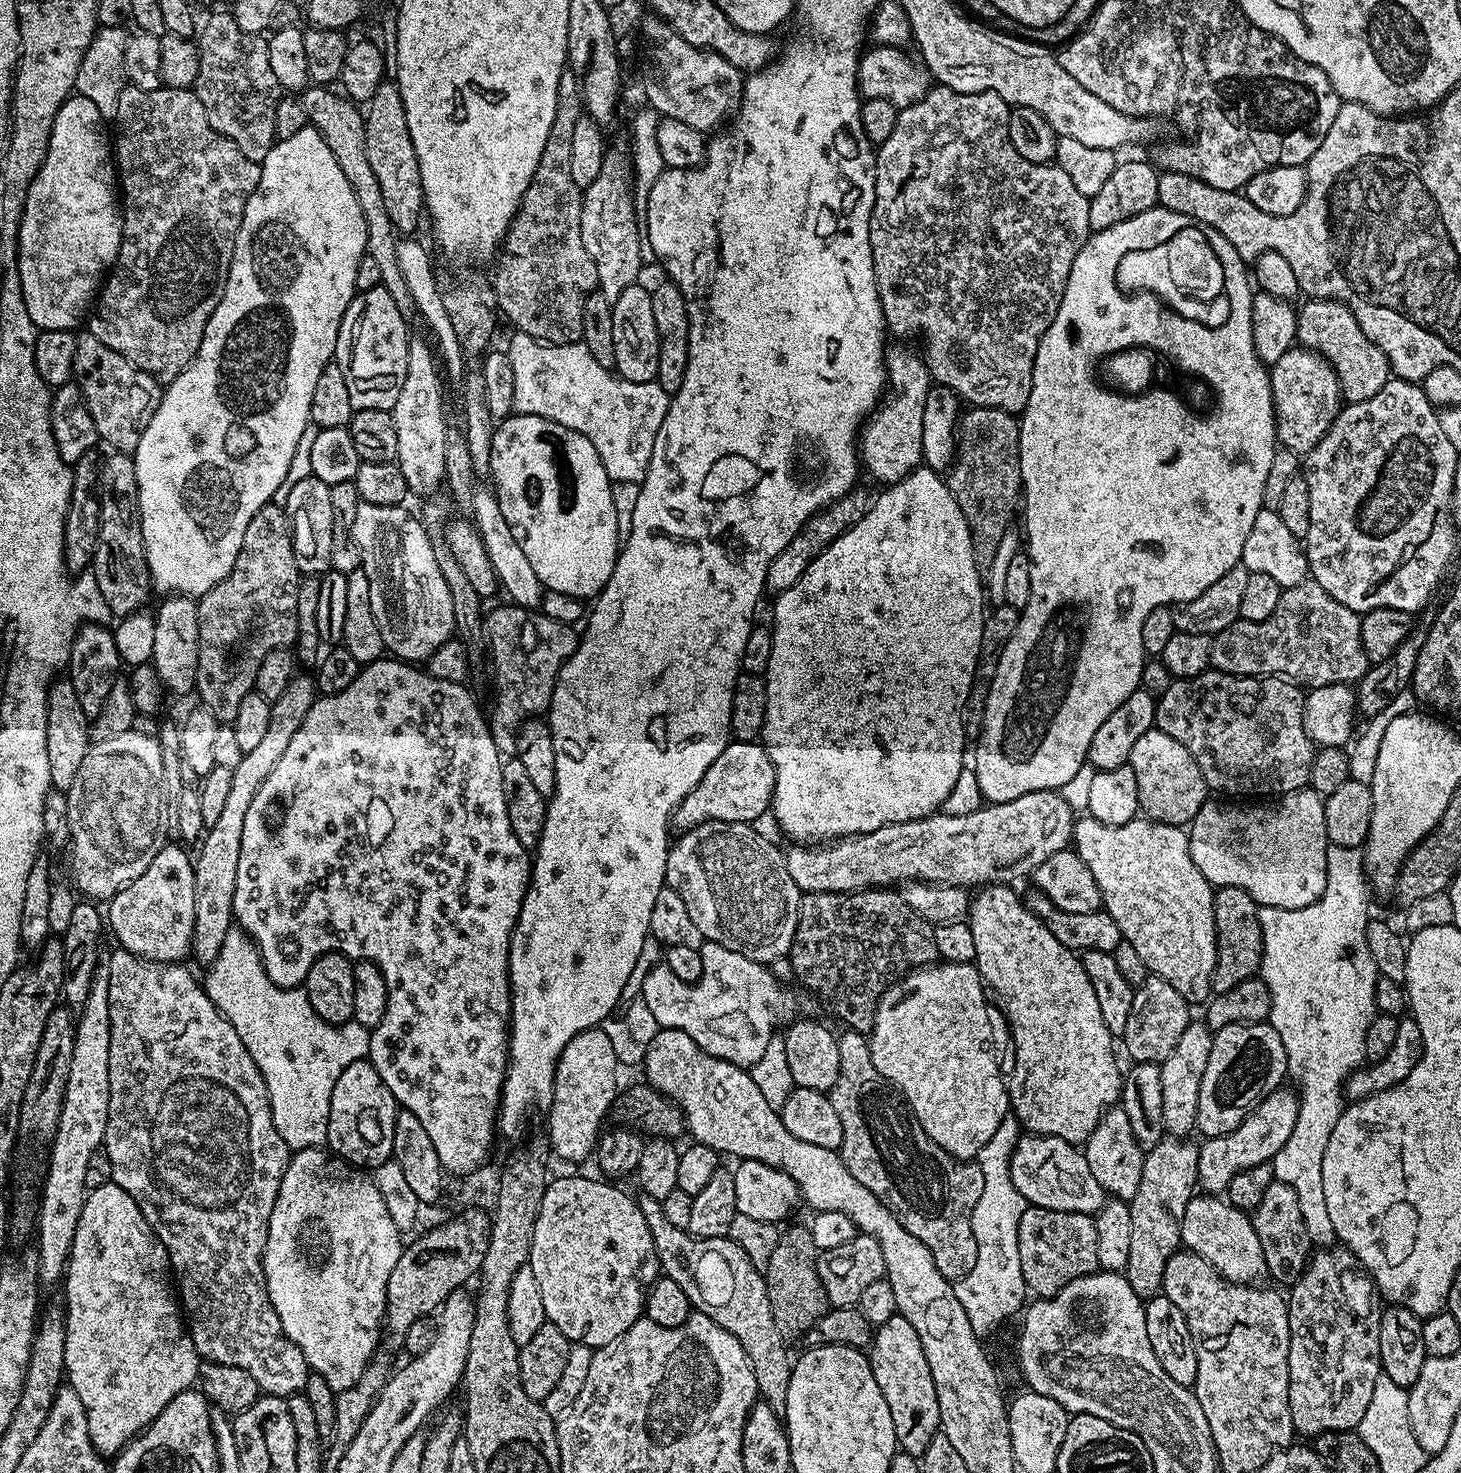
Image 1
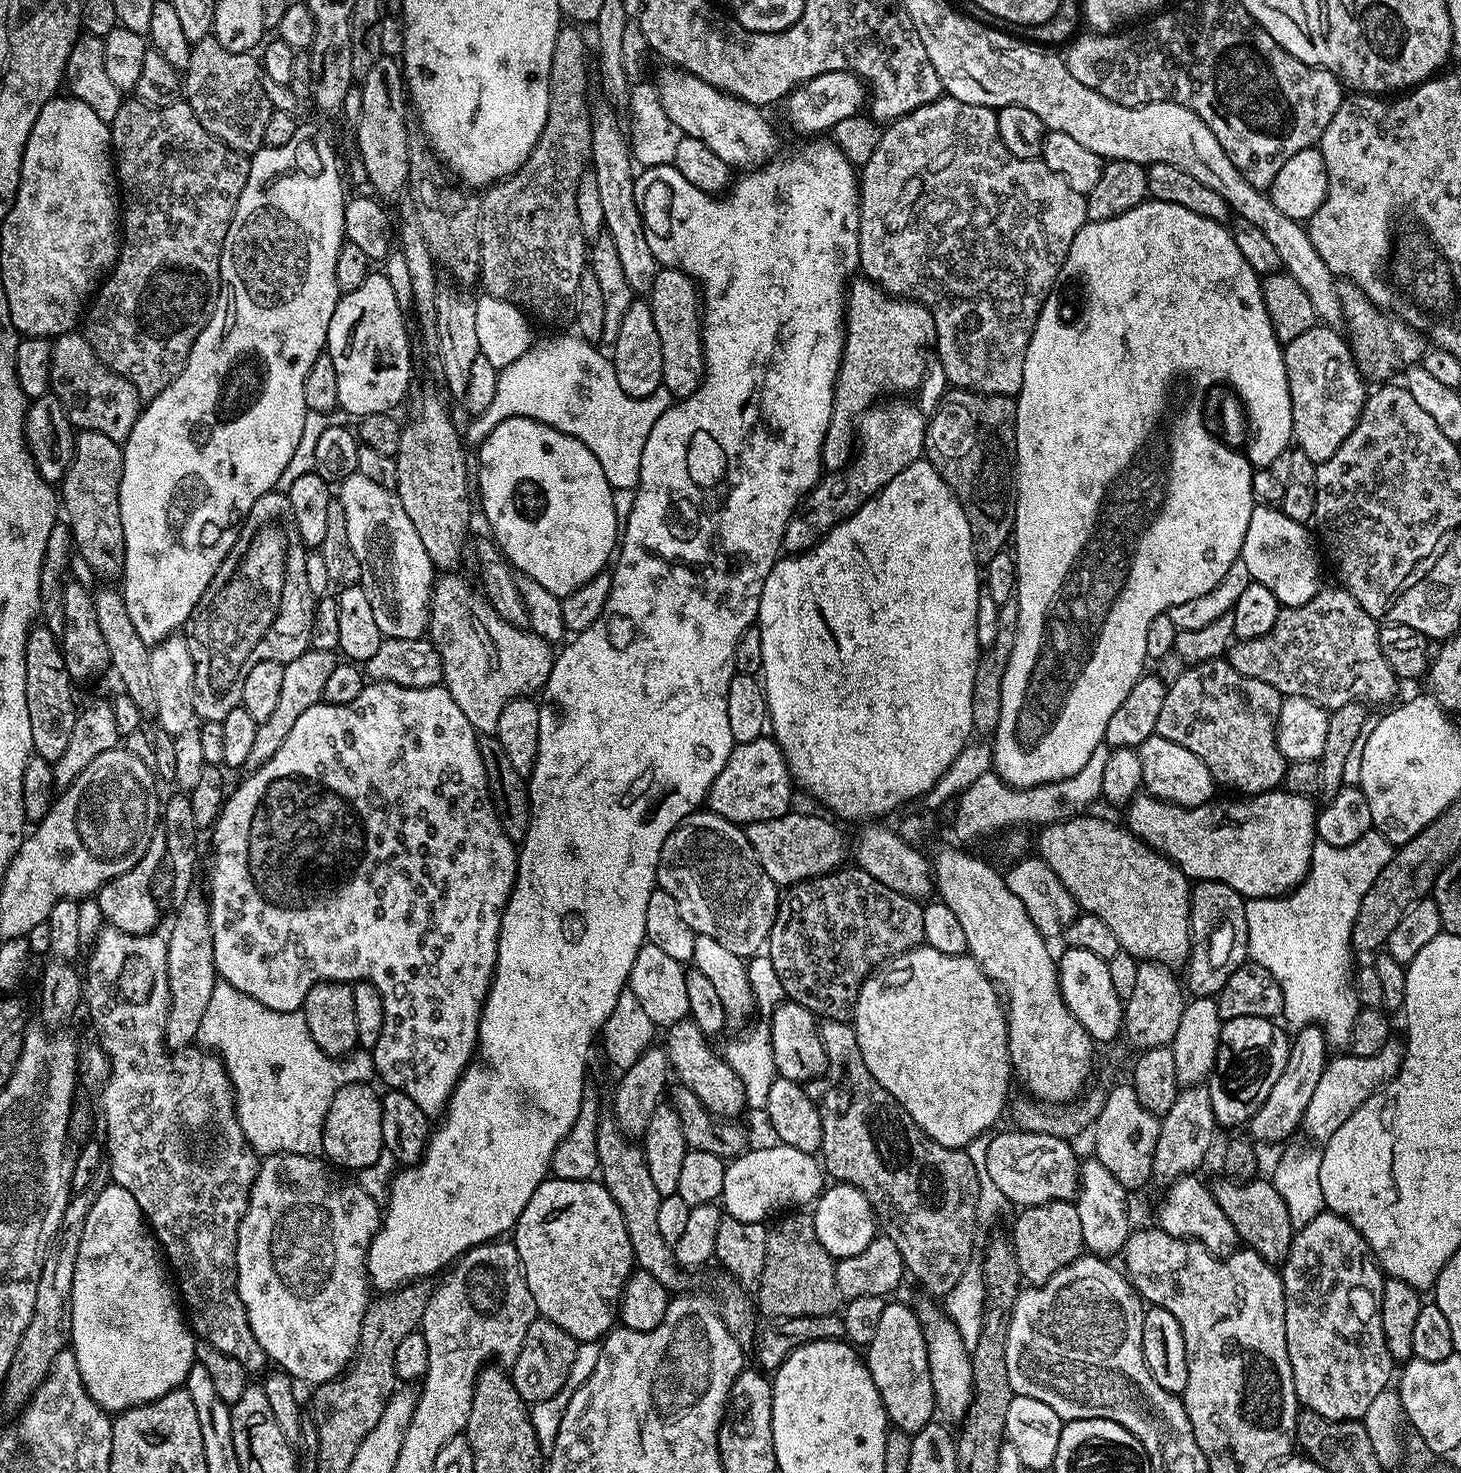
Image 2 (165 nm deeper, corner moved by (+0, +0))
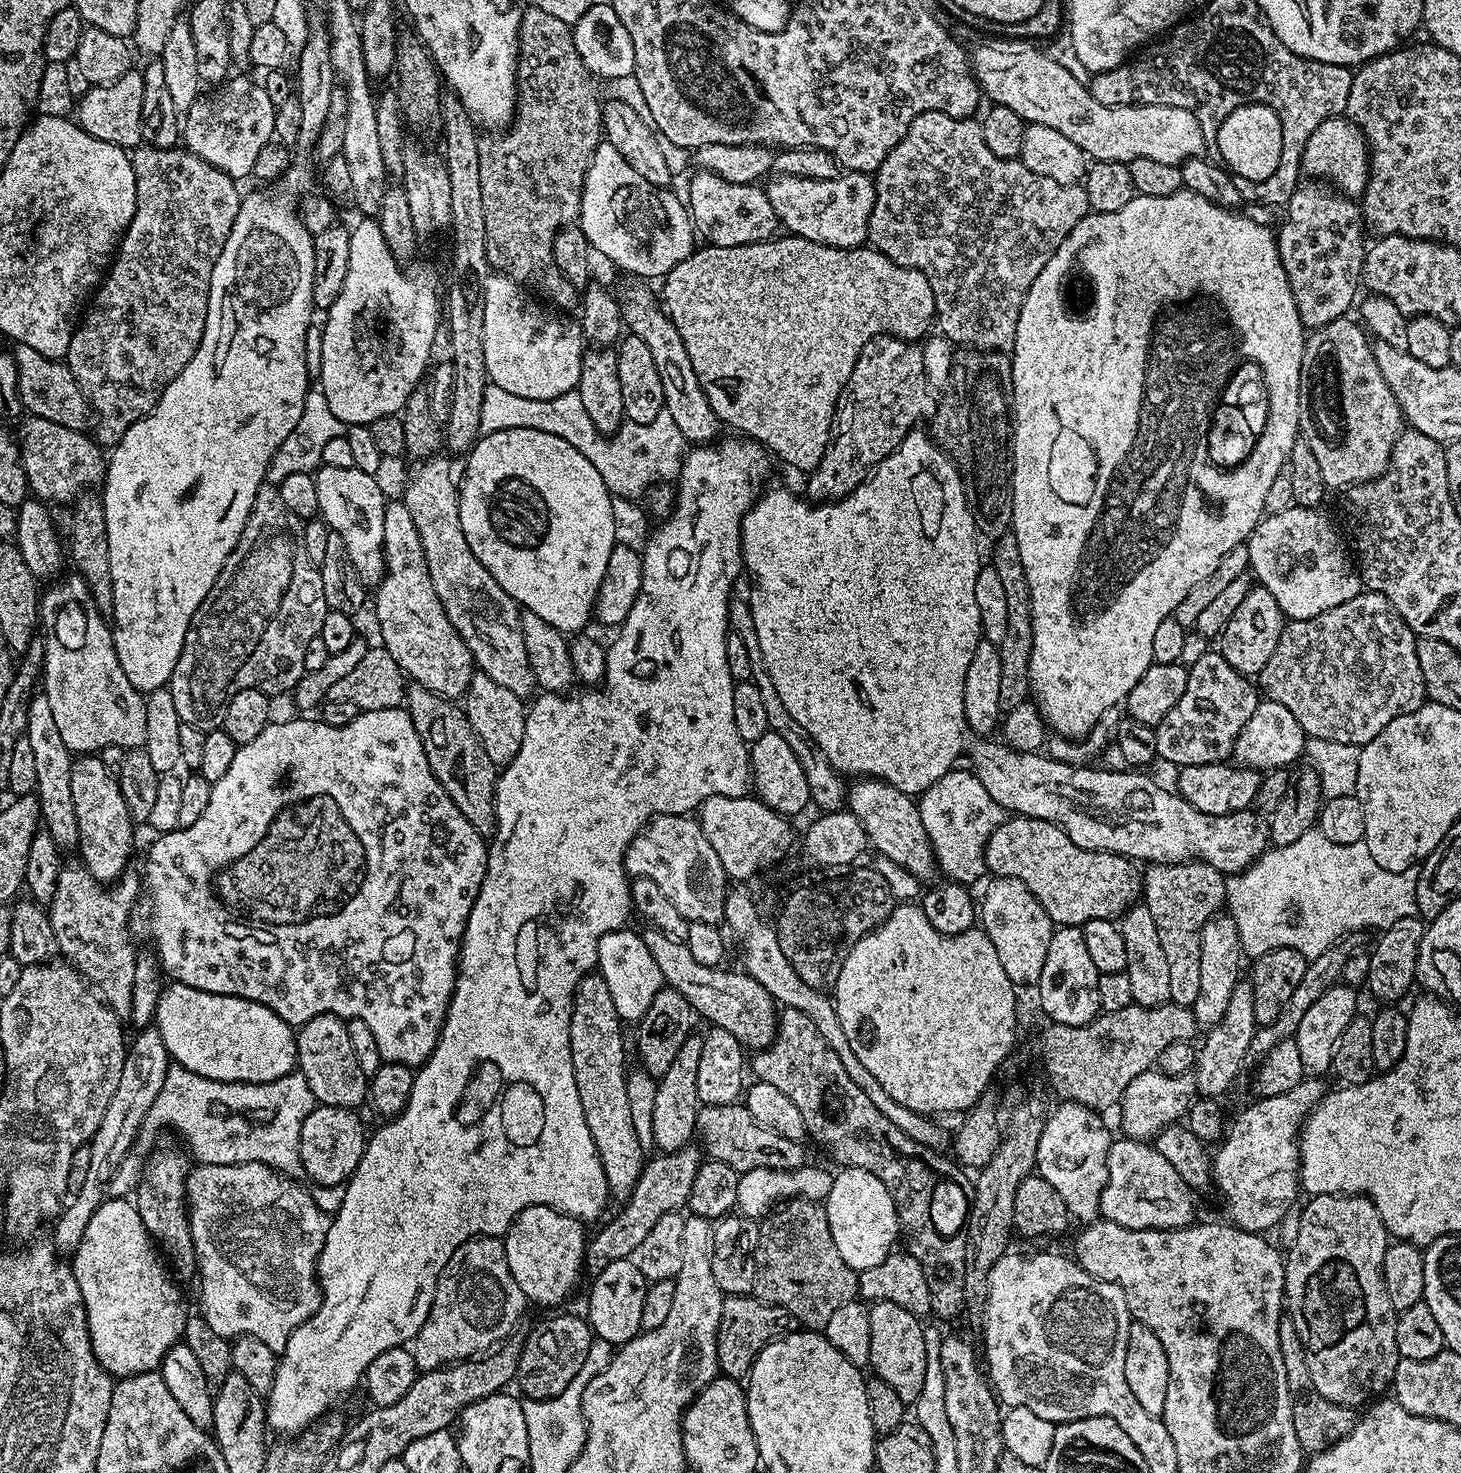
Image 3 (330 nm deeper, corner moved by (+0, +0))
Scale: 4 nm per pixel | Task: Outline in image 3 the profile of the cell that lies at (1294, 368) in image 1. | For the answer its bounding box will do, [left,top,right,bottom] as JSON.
[1299,317,1402,489]

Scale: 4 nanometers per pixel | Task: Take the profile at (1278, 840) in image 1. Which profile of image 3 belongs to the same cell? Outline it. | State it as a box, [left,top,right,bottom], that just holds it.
[972,738,1270,874]

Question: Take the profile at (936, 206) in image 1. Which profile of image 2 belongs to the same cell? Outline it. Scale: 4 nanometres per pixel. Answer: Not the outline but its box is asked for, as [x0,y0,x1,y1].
[858,98,1089,397]

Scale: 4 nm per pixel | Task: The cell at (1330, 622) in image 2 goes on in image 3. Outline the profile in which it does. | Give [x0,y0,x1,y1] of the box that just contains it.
[1258,590,1426,746]

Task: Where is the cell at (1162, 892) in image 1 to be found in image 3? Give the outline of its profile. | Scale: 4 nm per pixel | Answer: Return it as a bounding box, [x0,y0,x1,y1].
[985,815,1142,926]

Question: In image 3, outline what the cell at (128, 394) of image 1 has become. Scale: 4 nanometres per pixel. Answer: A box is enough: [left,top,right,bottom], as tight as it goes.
[14,344,94,432]

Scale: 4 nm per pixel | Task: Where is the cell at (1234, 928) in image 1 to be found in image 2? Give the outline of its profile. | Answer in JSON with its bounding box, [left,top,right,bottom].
[1186,880,1249,997]

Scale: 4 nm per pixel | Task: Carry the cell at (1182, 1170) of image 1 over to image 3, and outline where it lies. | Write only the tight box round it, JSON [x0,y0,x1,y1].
[1194,983,1258,1098]

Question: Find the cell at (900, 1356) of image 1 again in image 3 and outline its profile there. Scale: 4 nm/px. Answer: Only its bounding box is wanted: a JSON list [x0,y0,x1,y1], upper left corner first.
[868,1301,926,1406]

